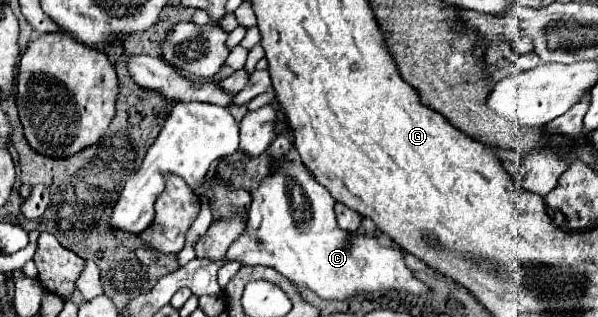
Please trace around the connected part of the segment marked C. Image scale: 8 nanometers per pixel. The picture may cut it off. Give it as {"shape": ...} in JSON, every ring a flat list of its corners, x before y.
{"shape":[[296,150,288,154,288,160,288,166,280,166,252,190,248,230,230,246,226,260,274,268,296,286,304,286,324,300,352,300,382,290,398,290,416,296,432,292,432,288,406,266,404,250,382,246,378,236,352,236,338,228,330,192,304,168]]}

